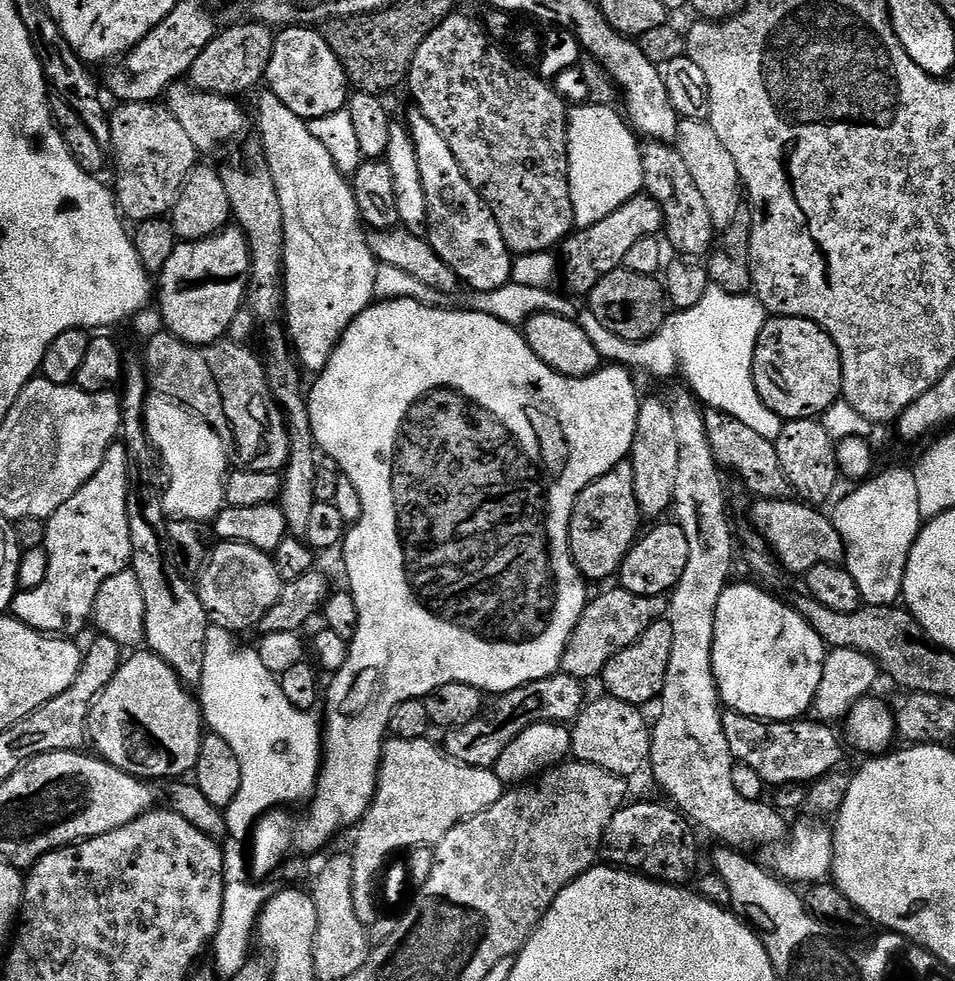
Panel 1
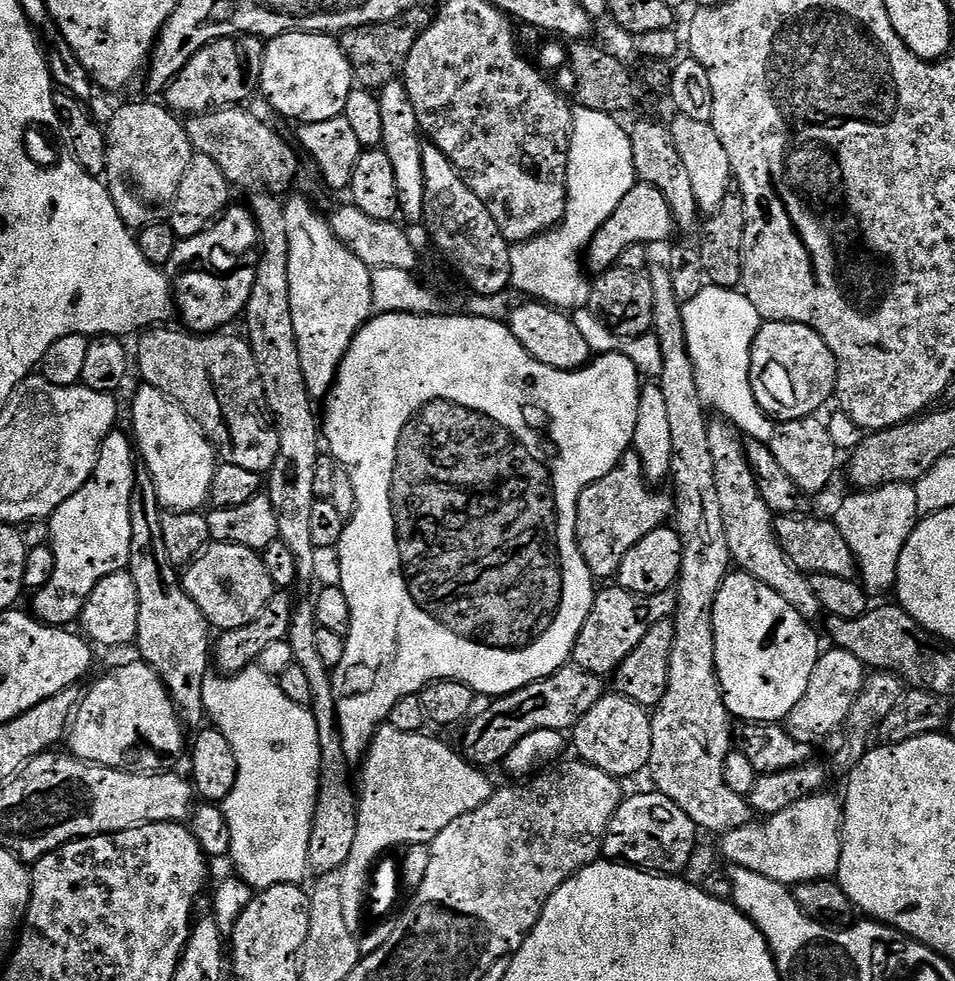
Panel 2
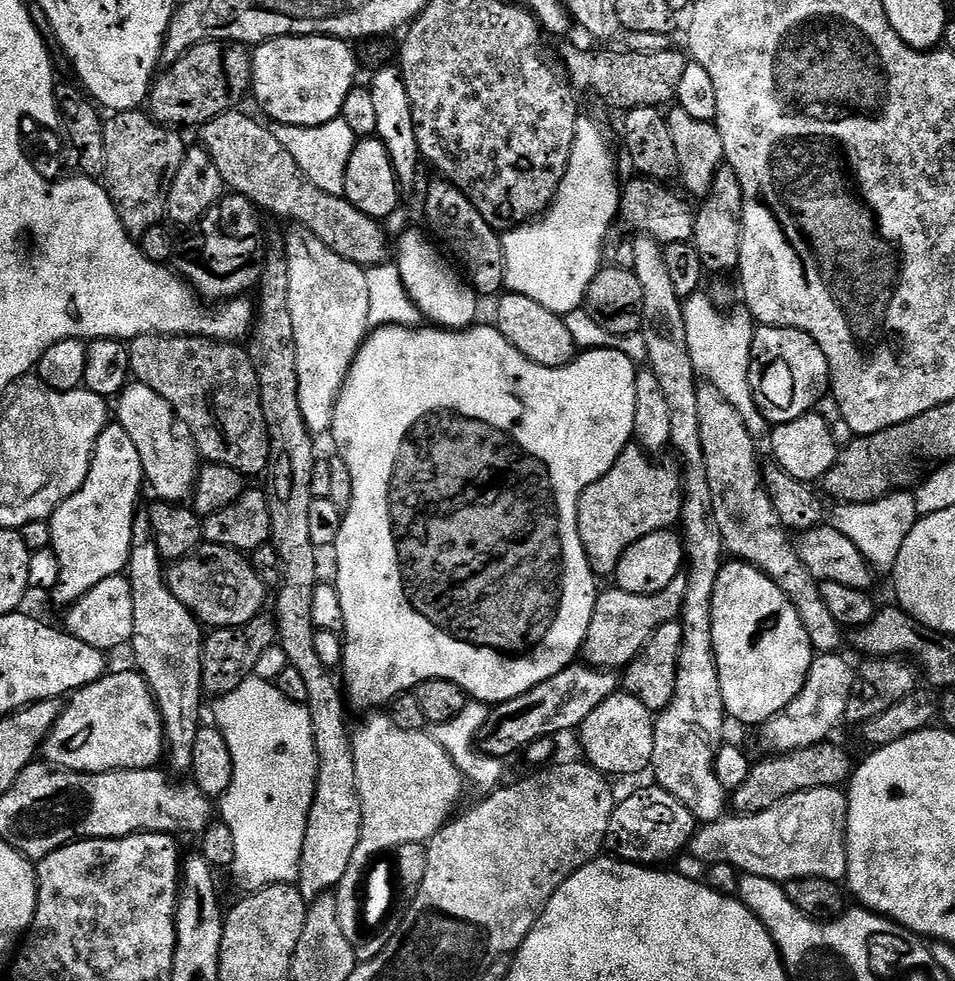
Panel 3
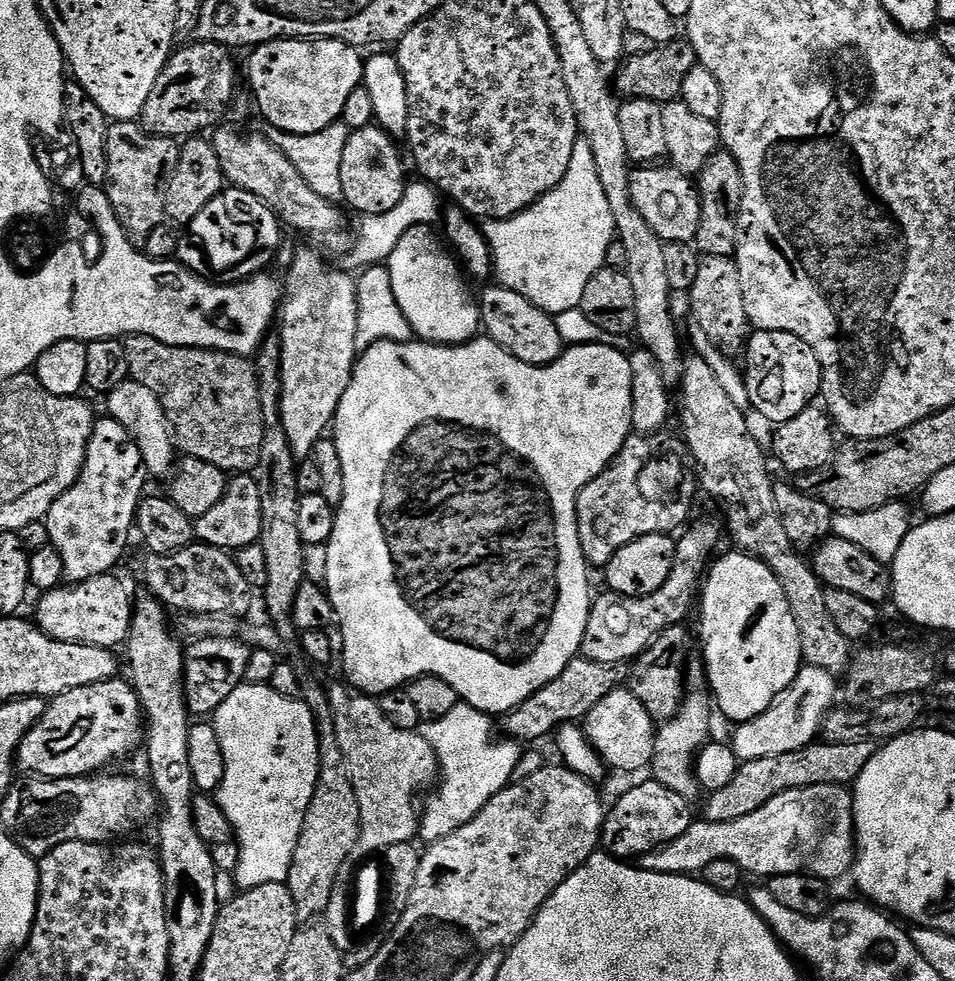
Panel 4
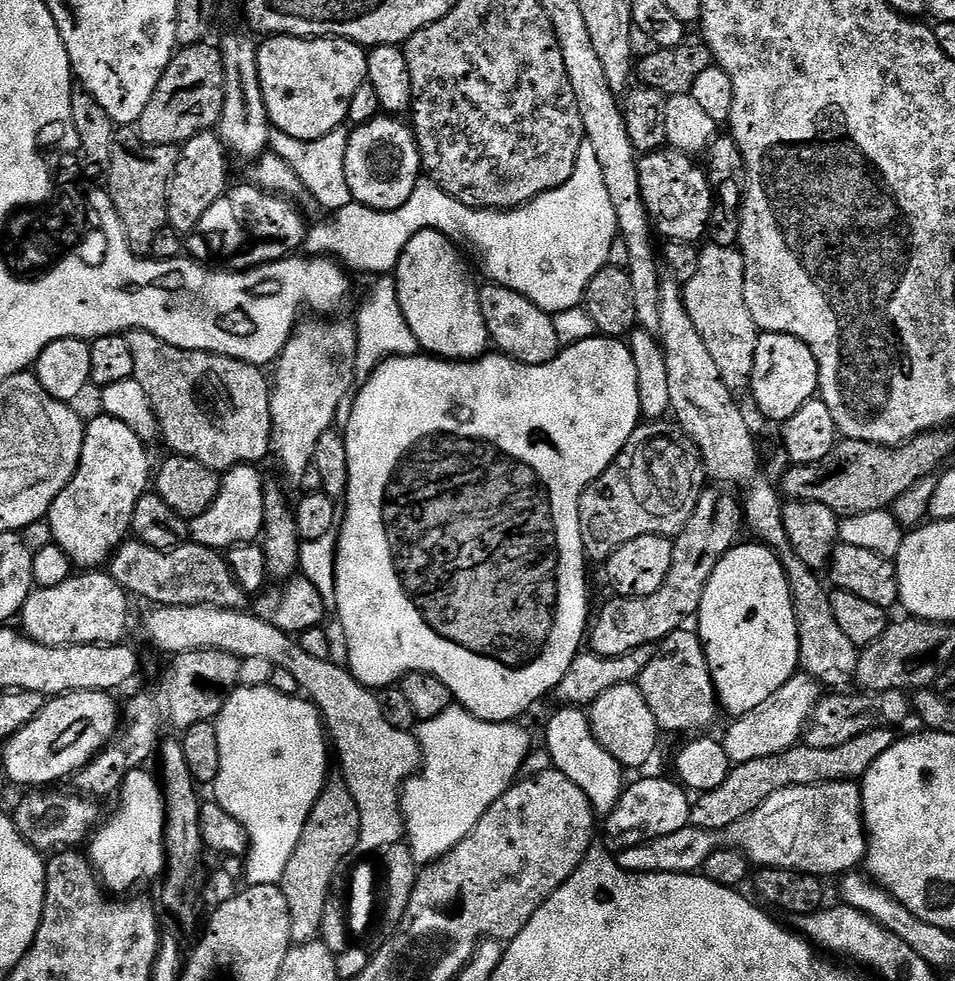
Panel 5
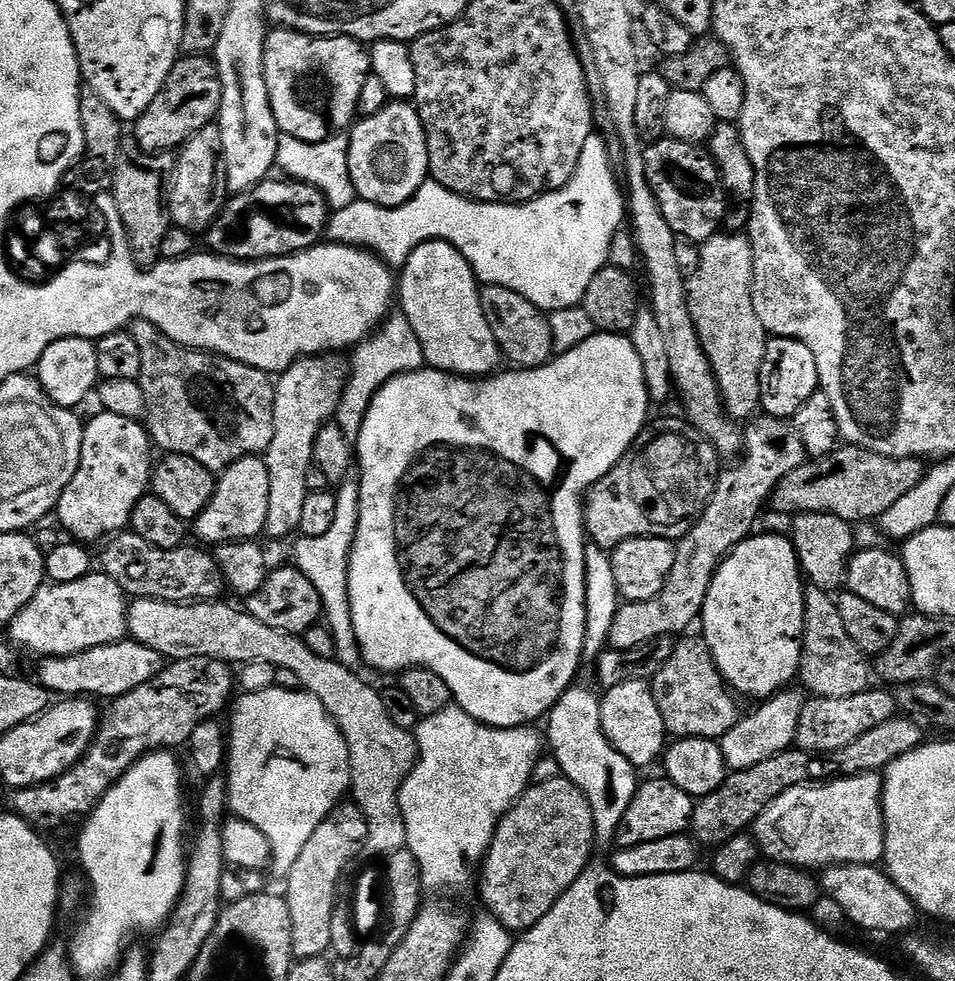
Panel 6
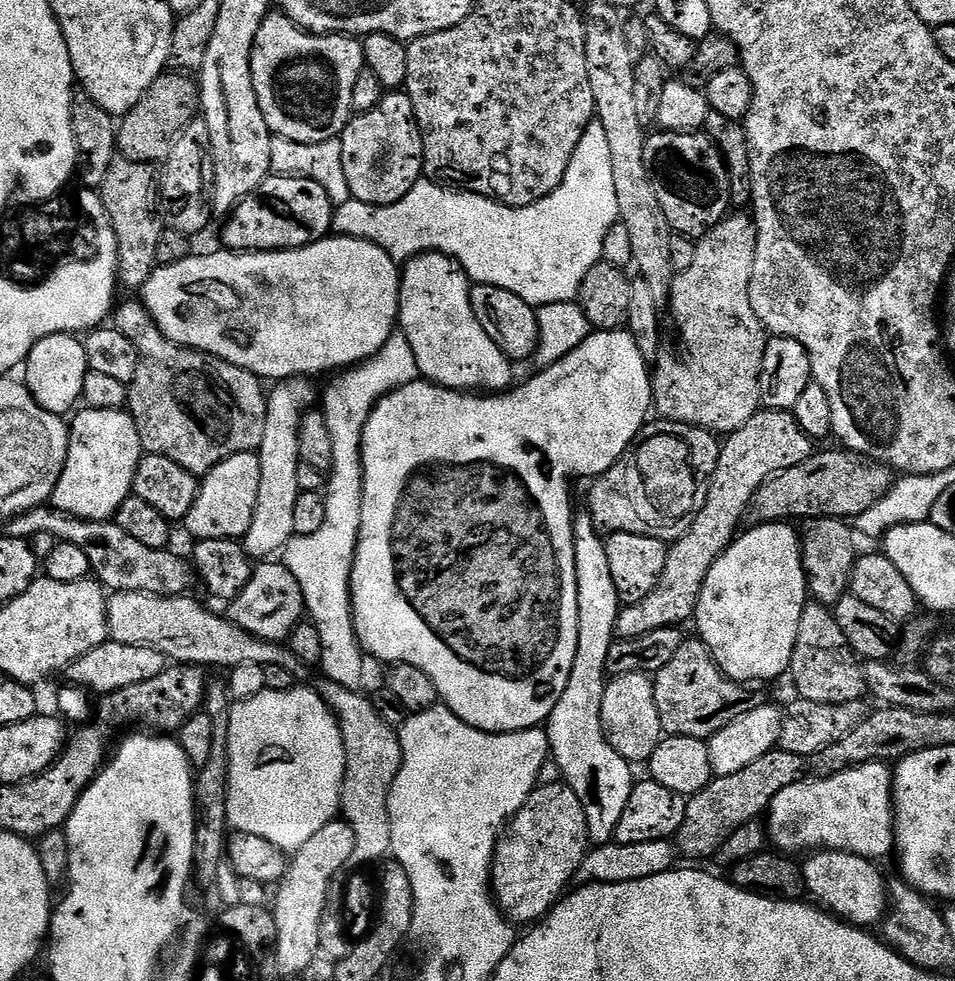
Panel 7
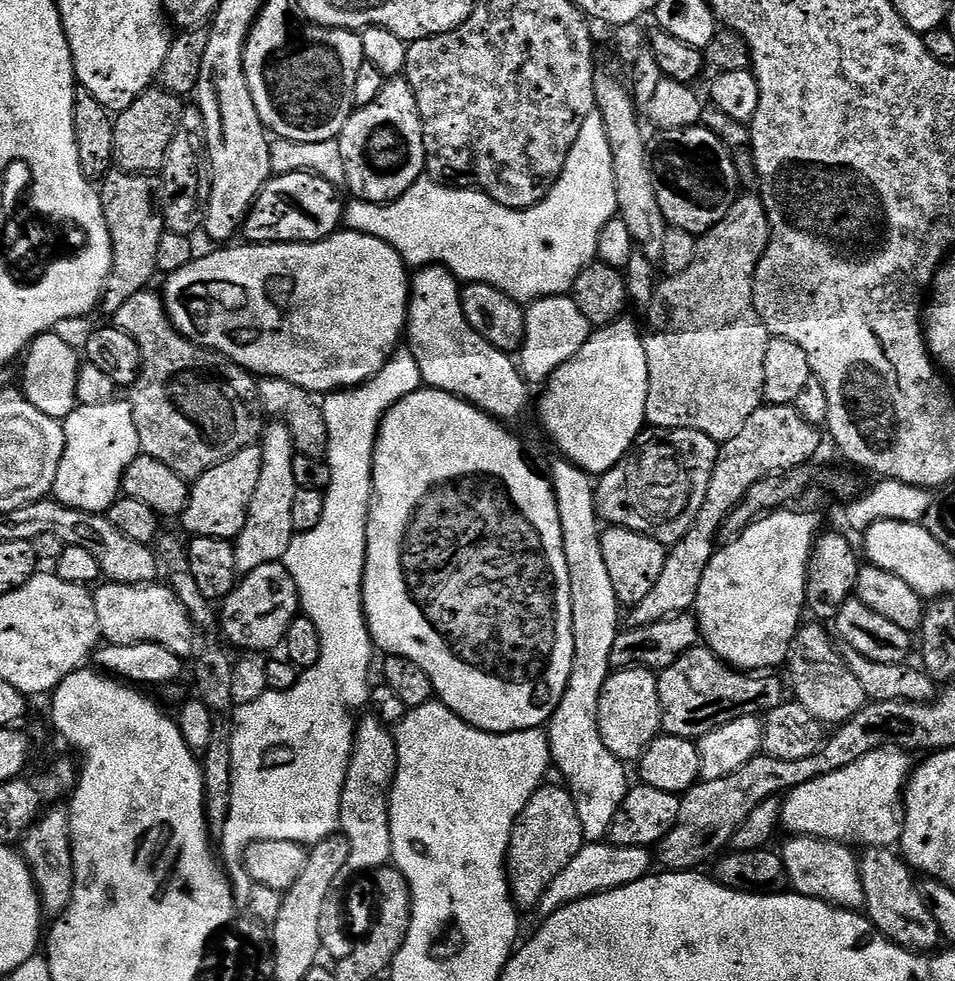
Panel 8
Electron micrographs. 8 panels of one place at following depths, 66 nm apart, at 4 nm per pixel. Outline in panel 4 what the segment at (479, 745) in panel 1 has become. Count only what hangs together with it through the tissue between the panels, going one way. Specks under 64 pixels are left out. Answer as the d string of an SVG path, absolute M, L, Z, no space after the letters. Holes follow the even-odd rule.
M583 658L571 660L566 670L554 678L554 682L542 686L542 690L526 698L526 702L522 702L513 712L504 713L503 735L517 742L540 740L543 736L551 737L563 725L583 721L590 710L594 710L594 706L606 698L606 694L627 685L629 671L628 664L603 664Z

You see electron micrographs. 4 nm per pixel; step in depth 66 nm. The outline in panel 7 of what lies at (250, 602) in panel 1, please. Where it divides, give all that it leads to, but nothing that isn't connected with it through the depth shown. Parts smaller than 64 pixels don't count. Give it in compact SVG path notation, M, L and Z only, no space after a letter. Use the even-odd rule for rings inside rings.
M41 506L23 512L12 520L3 521L3 535L15 540L31 541L38 534L54 534L61 544L73 544L90 558L95 579L107 586L113 593L149 592L159 596L183 596L194 582L194 568L187 559L175 556L172 550L151 548L126 534L112 520L83 520L77 516L67 516L62 510L51 506Z

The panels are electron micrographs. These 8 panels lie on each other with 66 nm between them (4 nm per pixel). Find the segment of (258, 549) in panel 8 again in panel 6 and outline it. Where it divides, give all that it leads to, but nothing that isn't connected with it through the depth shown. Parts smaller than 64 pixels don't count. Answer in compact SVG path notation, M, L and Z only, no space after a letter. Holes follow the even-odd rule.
M340 354L309 355L295 360L275 381L274 438L270 438L270 446L262 456L270 470L270 510L264 527L269 537L288 536L299 529L302 505L309 493L306 474L314 467L314 438L318 430L335 417L348 381L349 367L349 361Z

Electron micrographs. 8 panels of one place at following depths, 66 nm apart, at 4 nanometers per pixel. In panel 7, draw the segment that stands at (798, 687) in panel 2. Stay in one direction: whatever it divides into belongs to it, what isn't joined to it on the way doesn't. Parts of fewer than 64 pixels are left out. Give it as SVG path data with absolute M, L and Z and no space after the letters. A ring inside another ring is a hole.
M788 522L778 524L758 524L749 527L743 534L737 535L723 554L710 566L710 574L706 574L706 582L702 586L702 594L698 598L698 606L694 617L694 625L698 631L699 639L703 640L708 649L712 651L712 657L716 659L717 666L723 670L725 676L730 680L741 682L752 682L748 680L776 680L780 675L787 673L792 666L792 655L794 646L798 642L798 622L802 622L802 610L809 603L808 578L804 574L802 566L802 554L800 553L800 536L792 529L793 525Z

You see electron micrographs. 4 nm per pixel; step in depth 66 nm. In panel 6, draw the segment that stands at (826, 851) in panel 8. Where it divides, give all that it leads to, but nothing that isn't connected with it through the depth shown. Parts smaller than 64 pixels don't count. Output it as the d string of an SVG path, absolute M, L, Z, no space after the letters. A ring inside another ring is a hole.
M835 864L833 868L823 869L819 881L823 895L827 899L829 896L844 911L845 918L868 932L889 932L899 937L911 929L908 927L918 917L912 899L902 894L888 873L875 864Z

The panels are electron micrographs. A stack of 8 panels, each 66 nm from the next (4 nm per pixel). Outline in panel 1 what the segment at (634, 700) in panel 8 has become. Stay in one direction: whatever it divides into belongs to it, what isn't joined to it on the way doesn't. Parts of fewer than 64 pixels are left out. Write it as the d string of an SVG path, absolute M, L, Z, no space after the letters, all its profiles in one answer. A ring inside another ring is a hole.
M603 698L585 703L583 710L571 725L572 751L571 755L581 764L593 764L606 770L611 776L629 778L635 772L640 772L649 767L652 759L652 730L649 721L644 721L644 716L635 704L627 704L621 700Z

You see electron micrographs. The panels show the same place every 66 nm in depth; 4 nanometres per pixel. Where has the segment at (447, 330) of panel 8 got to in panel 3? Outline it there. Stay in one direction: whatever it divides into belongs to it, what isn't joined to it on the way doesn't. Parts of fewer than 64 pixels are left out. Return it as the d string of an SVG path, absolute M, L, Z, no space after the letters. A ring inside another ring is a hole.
M411 228L399 233L400 245L397 248L395 245L394 248L394 263L400 272L402 286L406 286L406 294L410 294L421 317L437 328L459 330L473 327L478 320L475 312L478 297L472 285L453 267L449 257L423 231L420 233L418 229ZM428 304L448 304L452 313L449 316L443 316L442 313L435 312Z

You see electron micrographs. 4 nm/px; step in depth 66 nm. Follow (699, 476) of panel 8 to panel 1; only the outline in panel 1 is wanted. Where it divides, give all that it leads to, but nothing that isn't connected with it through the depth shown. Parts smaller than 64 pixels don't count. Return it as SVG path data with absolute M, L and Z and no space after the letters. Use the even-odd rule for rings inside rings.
M631 463L614 466L602 474L602 478L590 482L582 494L578 494L570 514L568 545L572 551L572 560L585 581L608 580L611 576L613 579L619 573L620 563L638 539L640 523L642 517L638 498L634 494L634 470Z

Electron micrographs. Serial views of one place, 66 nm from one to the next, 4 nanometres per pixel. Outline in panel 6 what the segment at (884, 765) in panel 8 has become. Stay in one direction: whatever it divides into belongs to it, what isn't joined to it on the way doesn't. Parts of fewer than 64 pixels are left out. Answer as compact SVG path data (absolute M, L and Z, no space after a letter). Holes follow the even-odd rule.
M880 772L841 776L827 782L799 784L770 801L760 811L750 832L767 859L805 870L833 868L835 864L875 864L884 858L884 781Z

